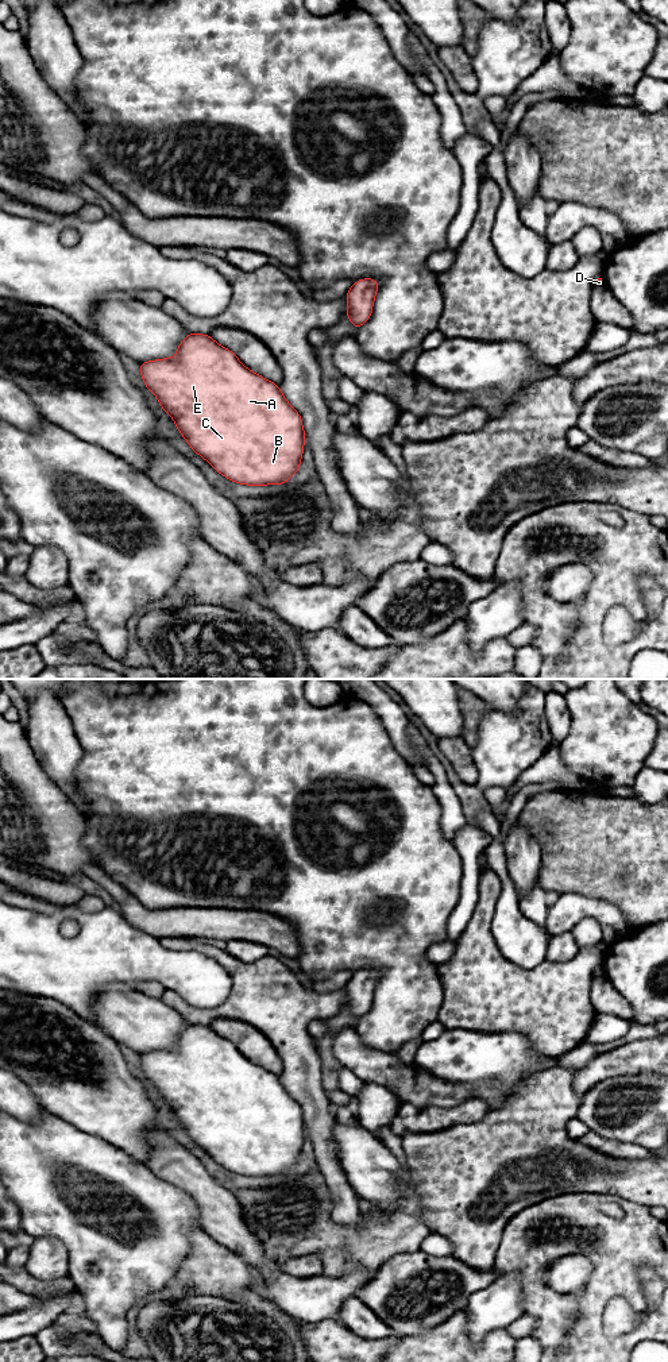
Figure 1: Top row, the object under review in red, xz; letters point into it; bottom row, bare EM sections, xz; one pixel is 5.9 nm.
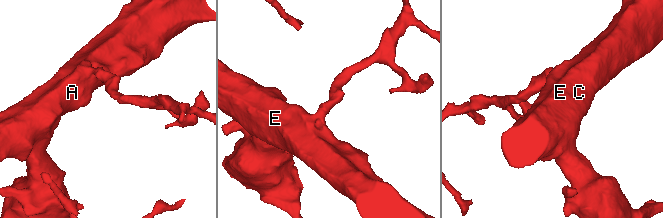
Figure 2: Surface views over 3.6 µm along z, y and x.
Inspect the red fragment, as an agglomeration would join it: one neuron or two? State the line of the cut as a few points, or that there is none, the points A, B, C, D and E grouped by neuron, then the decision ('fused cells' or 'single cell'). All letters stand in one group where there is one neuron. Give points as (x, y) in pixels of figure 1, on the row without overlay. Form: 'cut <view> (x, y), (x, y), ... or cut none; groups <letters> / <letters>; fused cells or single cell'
cut none; groups A B C D E; single cell

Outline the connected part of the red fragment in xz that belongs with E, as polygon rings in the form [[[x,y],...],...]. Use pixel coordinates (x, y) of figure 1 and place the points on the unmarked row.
[[[188,1025],[173,1049],[139,1054],[144,1079],[157,1088],[161,1099],[174,1111],[190,1139],[227,1170],[247,1176],[285,1176],[300,1161],[305,1122],[300,1104],[287,1093],[279,1076],[247,1060],[228,1039],[211,1026]]]

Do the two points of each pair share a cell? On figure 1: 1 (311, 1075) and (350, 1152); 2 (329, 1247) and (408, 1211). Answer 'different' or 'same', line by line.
1: different
2: same

